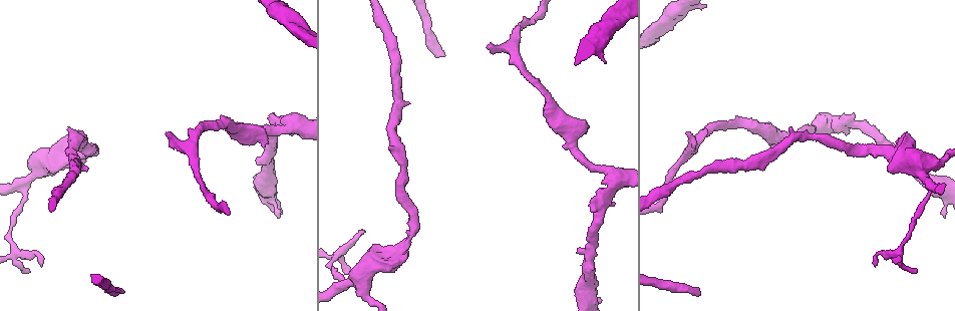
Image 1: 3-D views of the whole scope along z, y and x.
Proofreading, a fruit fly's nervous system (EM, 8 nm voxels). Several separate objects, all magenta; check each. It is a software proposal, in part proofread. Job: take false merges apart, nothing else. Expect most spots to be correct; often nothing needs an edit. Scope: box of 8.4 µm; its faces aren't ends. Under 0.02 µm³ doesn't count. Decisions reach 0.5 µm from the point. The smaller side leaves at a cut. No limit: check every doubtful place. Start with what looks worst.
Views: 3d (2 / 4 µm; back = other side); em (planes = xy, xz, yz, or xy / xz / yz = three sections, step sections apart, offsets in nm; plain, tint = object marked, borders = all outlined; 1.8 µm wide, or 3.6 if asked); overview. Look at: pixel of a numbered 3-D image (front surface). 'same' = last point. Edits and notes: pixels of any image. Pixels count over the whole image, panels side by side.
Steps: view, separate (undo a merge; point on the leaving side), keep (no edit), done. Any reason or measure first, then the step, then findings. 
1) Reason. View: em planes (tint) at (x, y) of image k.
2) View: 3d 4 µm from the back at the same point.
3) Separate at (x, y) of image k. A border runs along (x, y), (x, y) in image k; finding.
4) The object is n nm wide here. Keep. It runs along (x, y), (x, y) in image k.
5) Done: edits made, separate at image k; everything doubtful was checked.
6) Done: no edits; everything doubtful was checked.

Thick turns thin. View: em planes (plain) at (393, 257) of image 1.

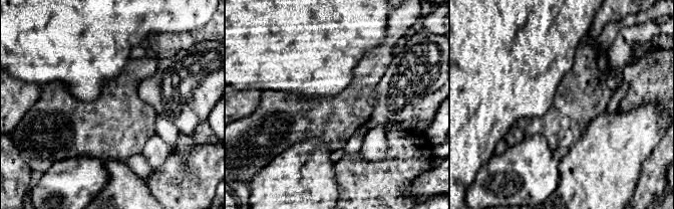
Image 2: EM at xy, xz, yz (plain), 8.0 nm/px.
View: em planes (tint) at the same point.

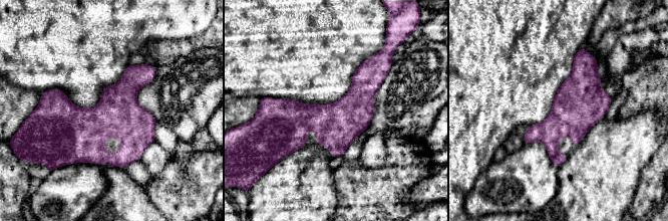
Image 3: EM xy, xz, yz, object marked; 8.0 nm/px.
Keep. It runs along (382, 73), (339, 115), (276, 106) in image 3; one neuron here.

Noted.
Calibre changes. View: 3d 2 µm from the back at (618, 177) of image 1.

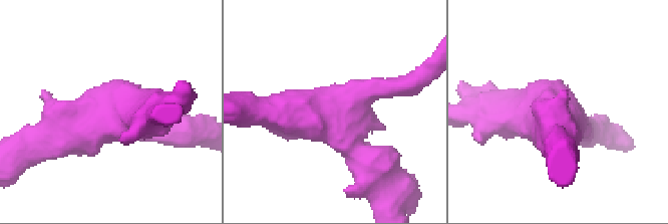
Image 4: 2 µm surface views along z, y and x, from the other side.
Need the tissue. View: em planes (plain) at (113, 117) of image 4.

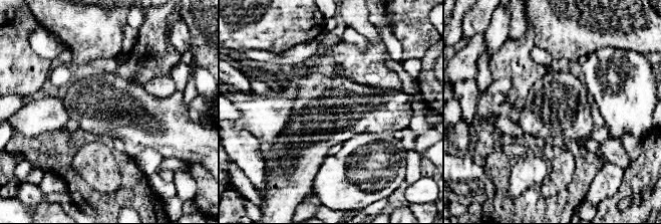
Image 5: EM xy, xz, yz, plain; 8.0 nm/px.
See the neighbours. View: em planes (borders) at the same point.

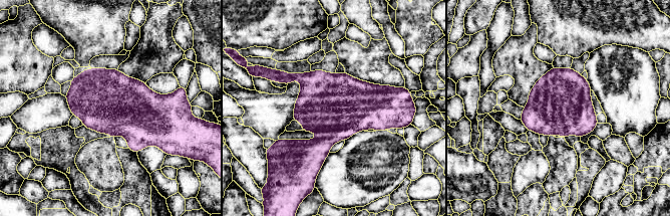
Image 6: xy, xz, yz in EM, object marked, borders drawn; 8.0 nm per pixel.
Keep. Continuous, no second neuron.

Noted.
Calibre changes. View: em 3.6 µm planes (tint) at (40, 169) of image 1.

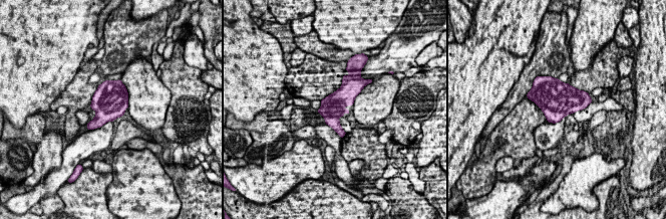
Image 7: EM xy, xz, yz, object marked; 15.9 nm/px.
The object is 400 nm wide here. Keep. All the same neuron.

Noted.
Done: no edits; everything doubtful was checked.

